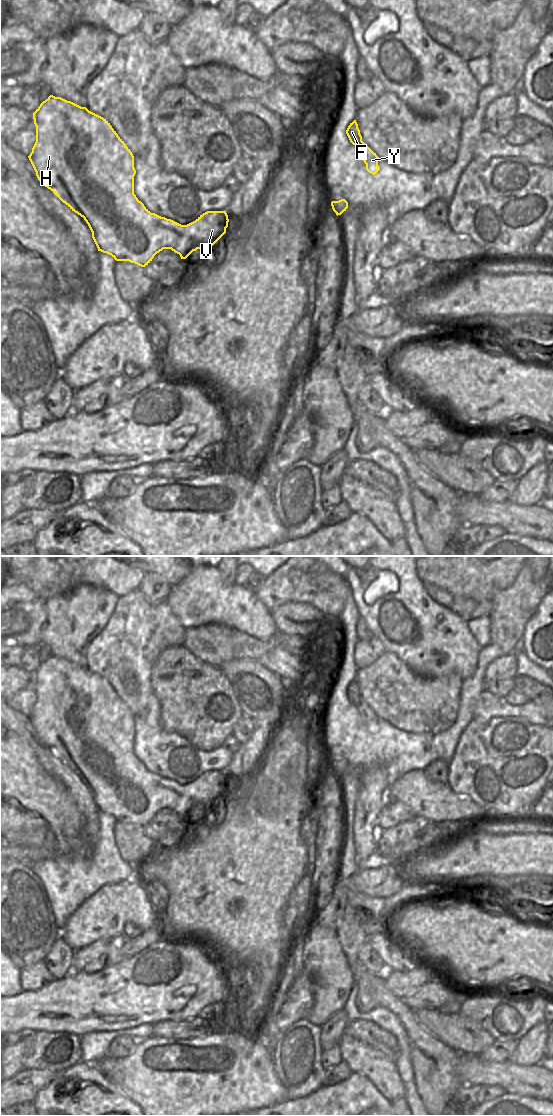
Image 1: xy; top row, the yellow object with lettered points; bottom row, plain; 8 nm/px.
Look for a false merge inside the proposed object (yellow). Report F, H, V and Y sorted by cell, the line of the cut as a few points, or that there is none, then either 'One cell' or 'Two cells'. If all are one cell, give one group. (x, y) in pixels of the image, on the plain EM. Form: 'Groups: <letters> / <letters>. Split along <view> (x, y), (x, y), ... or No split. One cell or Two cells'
Groups: F / H V Y. Split along xy (362, 701), (356, 706). Two cells.

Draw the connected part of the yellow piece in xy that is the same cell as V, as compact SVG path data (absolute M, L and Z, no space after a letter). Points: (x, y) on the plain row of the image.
M50 655L33 673L33 679L36 686L36 702L28 718L36 732L36 736L42 745L53 751L72 771L84 778L92 792L92 798L98 808L98 811L111 815L116 821L129 821L141 827L145 827L152 821L154 816L163 809L171 809L175 813L179 814L181 819L186 819L197 809L210 809L226 793L226 788L228 787L229 782L226 771L207 771L200 775L195 781L187 785L181 785L171 779L151 773L134 754L134 736L136 734L136 730L134 728L133 714L124 701L118 696L116 691L112 688L110 683L103 677L89 671L86 667L81 667L61 657Z

